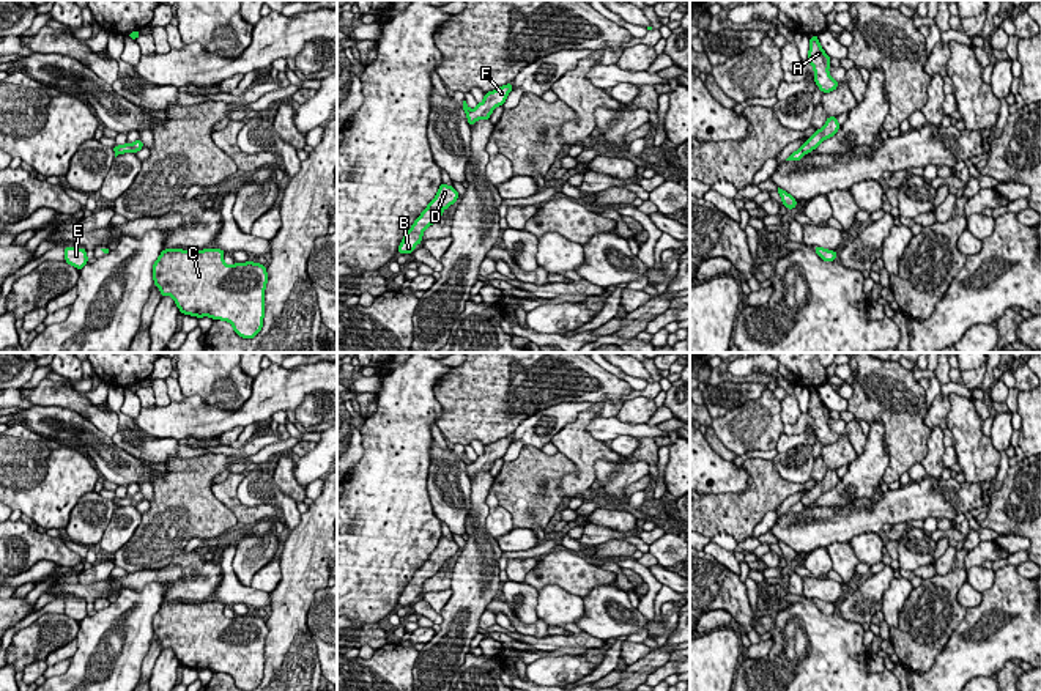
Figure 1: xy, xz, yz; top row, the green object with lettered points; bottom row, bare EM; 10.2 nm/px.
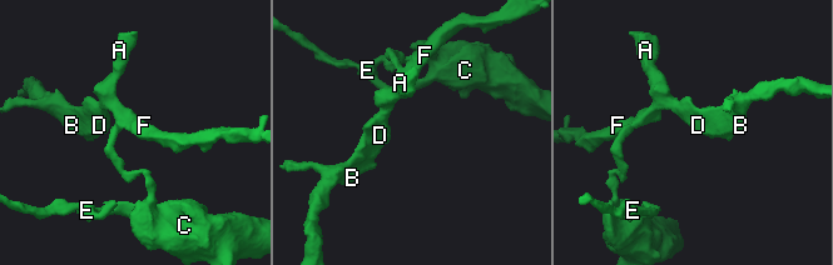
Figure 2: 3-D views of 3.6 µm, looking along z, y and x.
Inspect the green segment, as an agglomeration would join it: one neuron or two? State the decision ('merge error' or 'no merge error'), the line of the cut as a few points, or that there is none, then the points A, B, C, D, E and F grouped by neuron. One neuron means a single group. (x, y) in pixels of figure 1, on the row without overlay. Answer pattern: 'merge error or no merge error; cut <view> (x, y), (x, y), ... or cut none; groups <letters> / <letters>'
merge error; cut xy (115, 502), (120, 506); groups A B D F / C E

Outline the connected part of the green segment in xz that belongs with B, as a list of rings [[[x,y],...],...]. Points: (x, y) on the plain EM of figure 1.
[[[441,535],[436,549],[428,556],[422,567],[414,573],[413,579],[403,589],[398,606],[413,606],[414,600],[420,597],[424,582],[436,575],[439,575],[441,567],[446,560],[455,556],[458,545],[454,538],[446,538]]]

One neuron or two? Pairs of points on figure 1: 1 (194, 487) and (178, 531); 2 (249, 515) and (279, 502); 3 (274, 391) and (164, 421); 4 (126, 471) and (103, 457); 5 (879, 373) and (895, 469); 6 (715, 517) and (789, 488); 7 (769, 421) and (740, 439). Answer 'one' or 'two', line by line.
1: one
2: two
3: one
4: one
5: one
6: one
7: one

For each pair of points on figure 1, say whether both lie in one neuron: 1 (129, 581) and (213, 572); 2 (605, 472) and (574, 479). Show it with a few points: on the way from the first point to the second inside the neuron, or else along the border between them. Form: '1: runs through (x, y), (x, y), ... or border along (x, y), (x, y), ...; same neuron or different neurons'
1: runs through (150, 575), (192, 572); same neuron
2: border along (621, 457), (618, 461), (597, 460), (594, 480); different neurons

